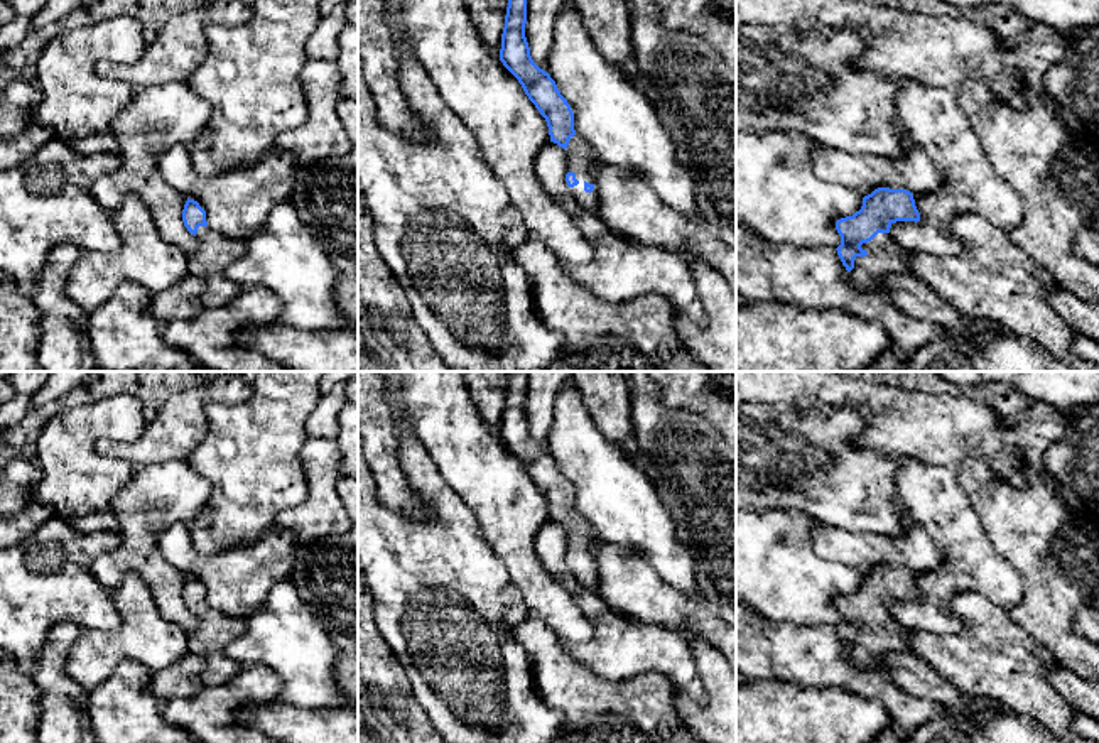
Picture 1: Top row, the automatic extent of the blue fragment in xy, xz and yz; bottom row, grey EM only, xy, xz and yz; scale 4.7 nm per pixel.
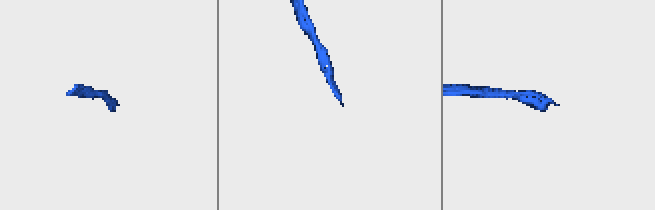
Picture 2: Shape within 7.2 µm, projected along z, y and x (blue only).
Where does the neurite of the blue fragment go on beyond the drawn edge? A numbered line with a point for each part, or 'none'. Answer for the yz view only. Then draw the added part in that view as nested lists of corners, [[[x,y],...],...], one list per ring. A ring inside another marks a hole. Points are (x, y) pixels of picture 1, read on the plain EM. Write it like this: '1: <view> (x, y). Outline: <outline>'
1: yz (885, 634). Outline: [[[878,611],[871,620],[863,621],[861,626],[868,633],[856,635],[854,647],[846,652],[846,657],[859,667],[883,672],[888,654],[910,648],[910,630],[891,611]]]

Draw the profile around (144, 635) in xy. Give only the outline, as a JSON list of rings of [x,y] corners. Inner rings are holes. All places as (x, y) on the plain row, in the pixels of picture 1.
[[[125,572],[122,584],[111,589],[111,599],[122,625],[116,630],[83,628],[68,654],[66,672],[84,691],[108,681],[127,659],[155,674],[189,654],[187,632],[160,615],[143,578]]]

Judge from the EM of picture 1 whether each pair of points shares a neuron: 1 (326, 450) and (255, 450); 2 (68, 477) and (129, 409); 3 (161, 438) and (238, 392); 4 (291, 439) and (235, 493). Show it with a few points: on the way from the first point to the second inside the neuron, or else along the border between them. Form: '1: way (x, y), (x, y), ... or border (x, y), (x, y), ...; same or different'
1: border (306, 438), (301, 448), (301, 466), (309, 488); different
2: way (70, 456), (108, 417); same
3: way (179, 419), (206, 392), (220, 392); same
4: way (277, 451), (249, 480); same

